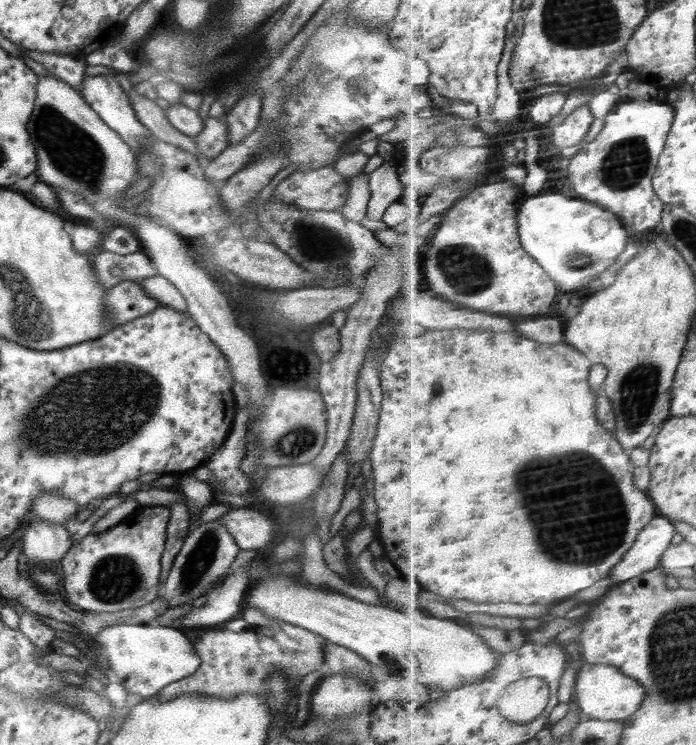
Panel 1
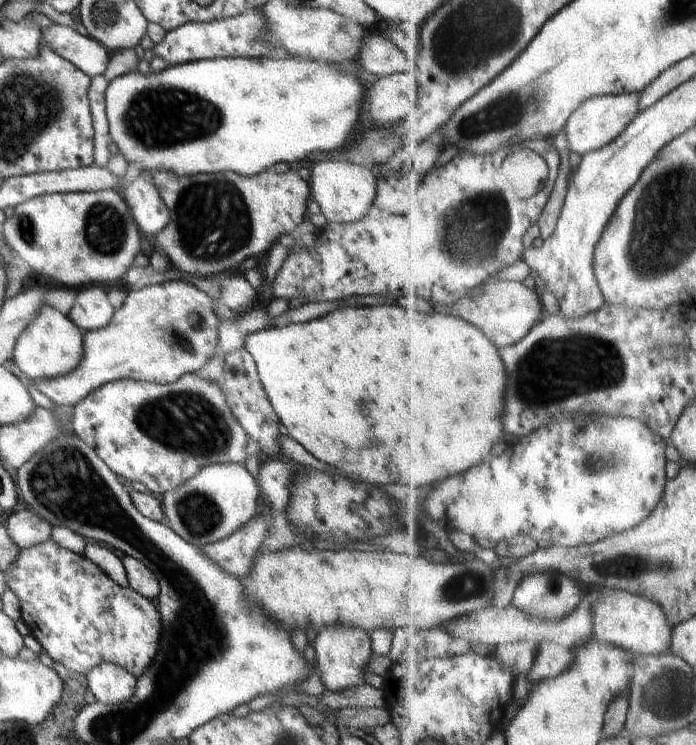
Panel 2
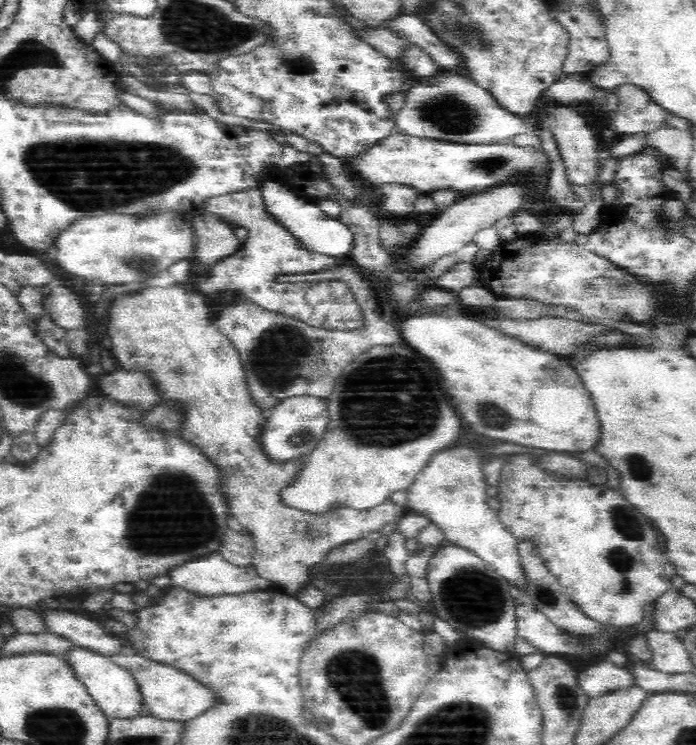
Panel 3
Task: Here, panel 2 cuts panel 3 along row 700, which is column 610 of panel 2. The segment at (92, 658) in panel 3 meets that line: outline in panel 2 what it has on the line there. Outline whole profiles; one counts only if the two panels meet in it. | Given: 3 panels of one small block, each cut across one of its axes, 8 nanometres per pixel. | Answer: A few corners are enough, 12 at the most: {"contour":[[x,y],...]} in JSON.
{"contour":[[638,93],[592,97],[568,121],[583,157],[615,142],[640,114]]}

